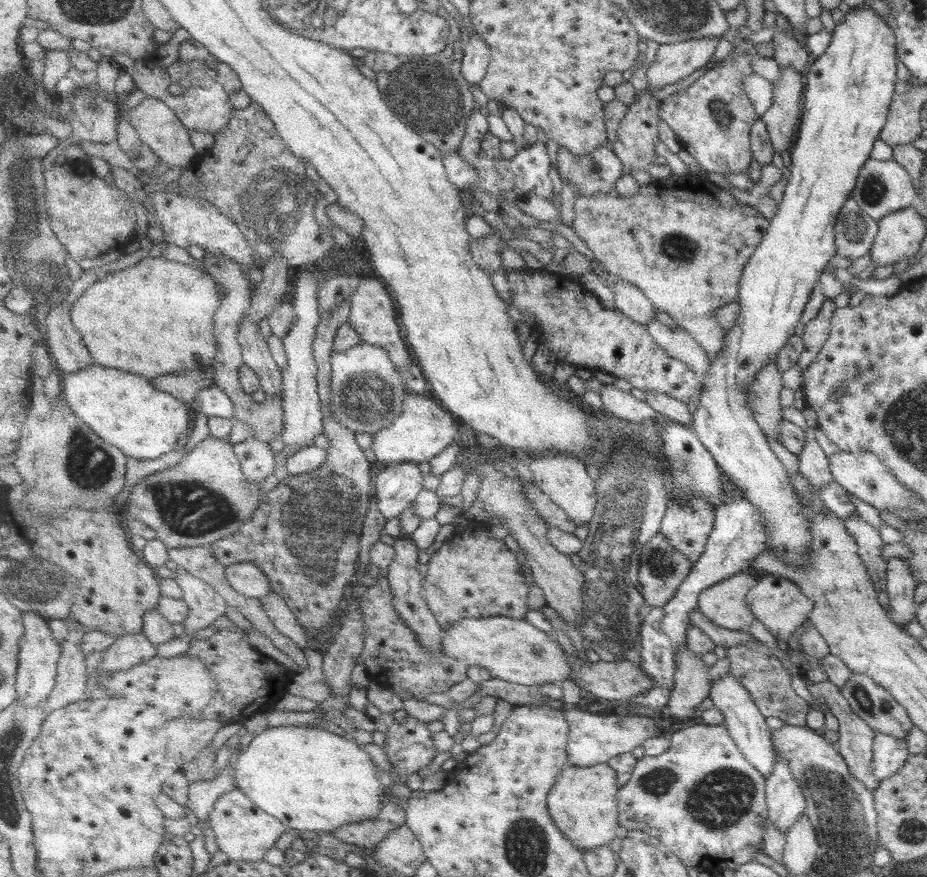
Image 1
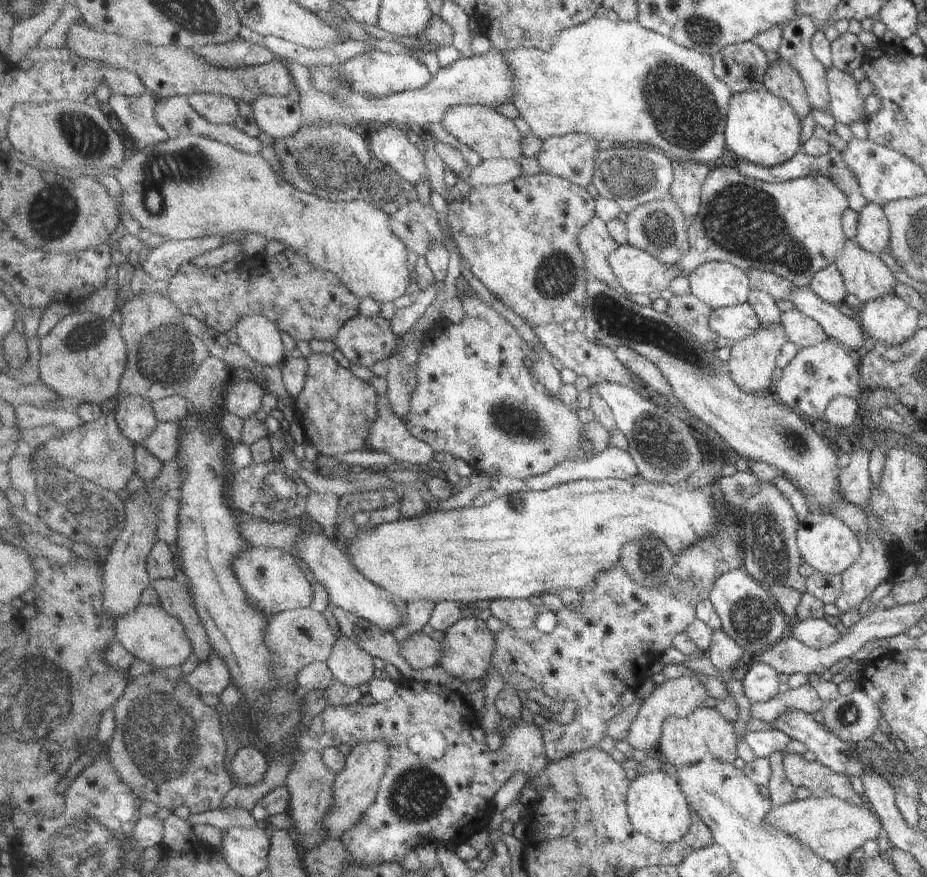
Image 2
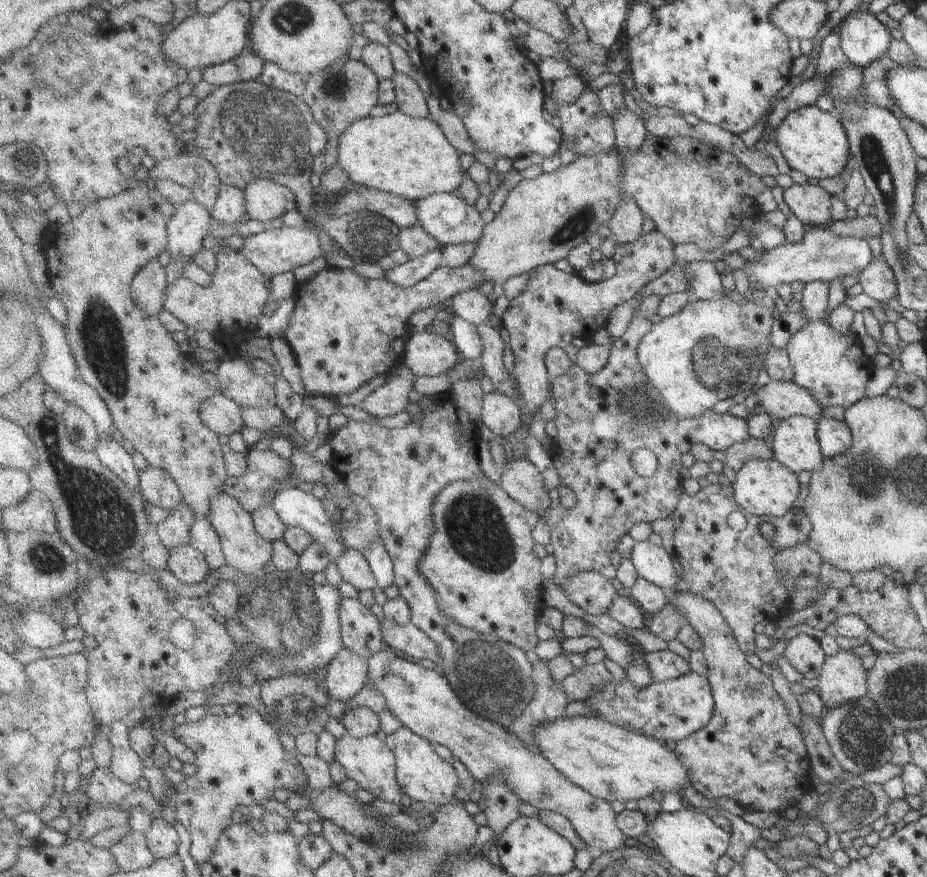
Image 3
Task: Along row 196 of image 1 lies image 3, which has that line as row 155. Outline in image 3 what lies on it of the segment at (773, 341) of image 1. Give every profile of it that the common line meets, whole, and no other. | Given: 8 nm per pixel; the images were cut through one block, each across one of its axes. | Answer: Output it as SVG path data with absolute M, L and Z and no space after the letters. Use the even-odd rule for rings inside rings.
M815 105L790 112L775 130L774 140L788 165L808 179L814 178L818 182L847 172L851 153L845 129L835 114L823 112Z

